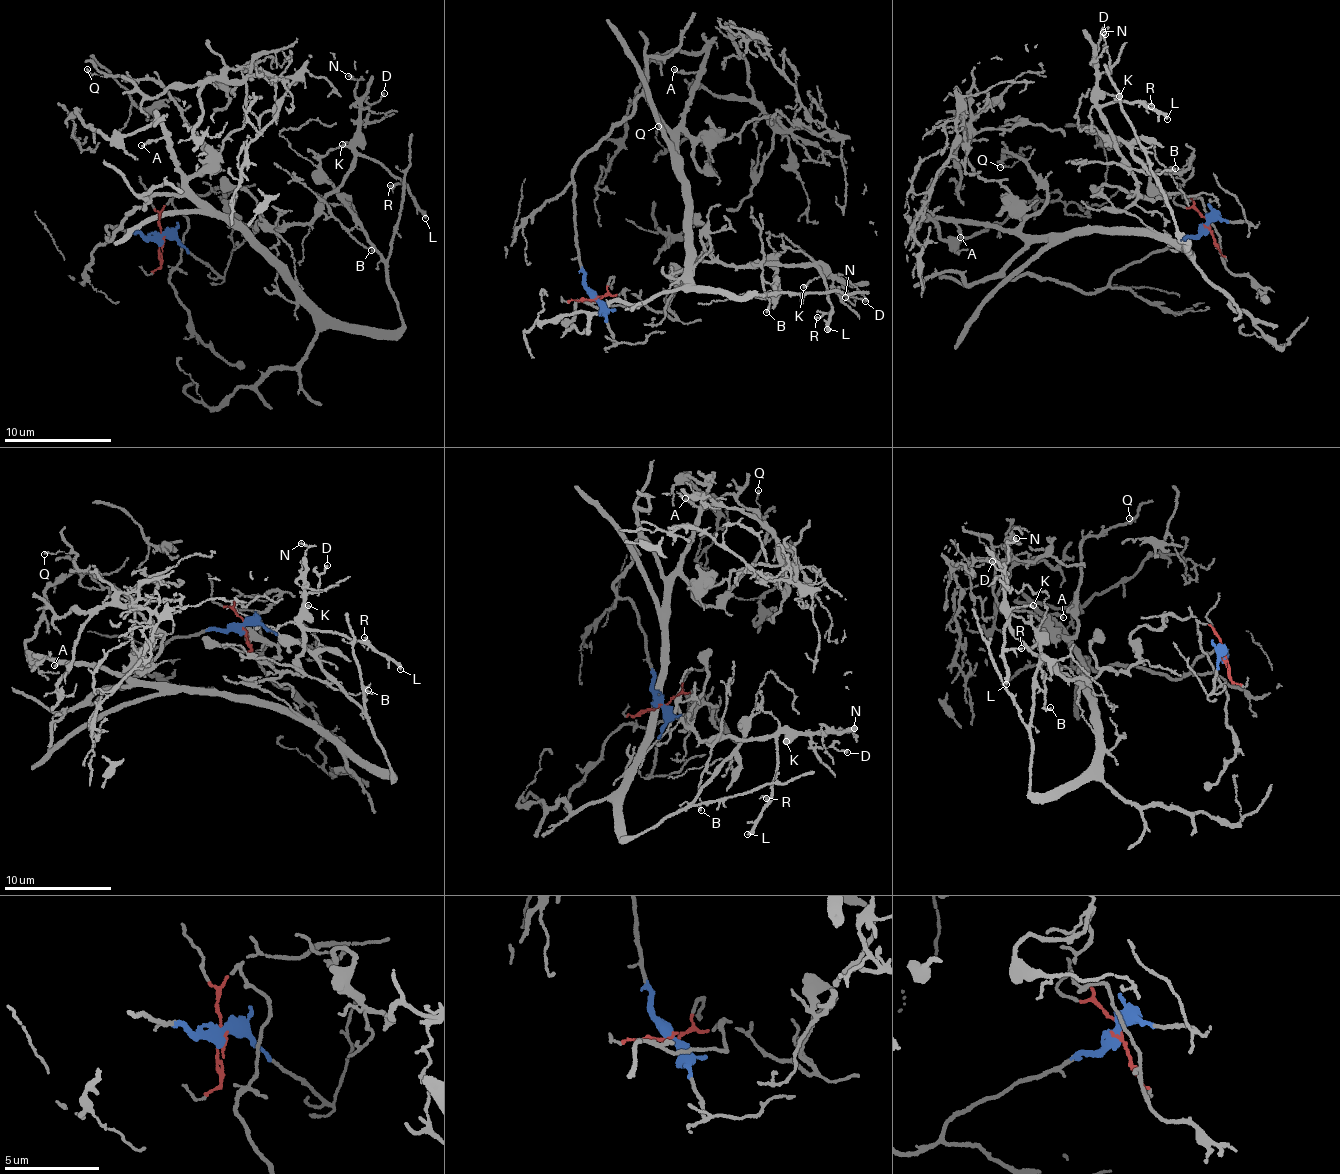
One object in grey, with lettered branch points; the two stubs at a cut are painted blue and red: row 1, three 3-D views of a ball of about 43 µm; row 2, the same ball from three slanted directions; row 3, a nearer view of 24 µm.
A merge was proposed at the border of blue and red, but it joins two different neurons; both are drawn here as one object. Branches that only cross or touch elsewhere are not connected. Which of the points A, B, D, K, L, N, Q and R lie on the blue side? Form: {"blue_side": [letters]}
{"blue_side": ["A", "Q"]}

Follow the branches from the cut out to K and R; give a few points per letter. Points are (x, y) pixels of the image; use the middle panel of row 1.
K: (593, 298), (628, 289), (673, 317), (686, 274), (675, 283), (703, 259), (813, 262), (820, 272), (803, 288)
R: (593, 298), (628, 289), (673, 317), (686, 274), (675, 283), (696, 261), (812, 266), (831, 304), (816, 316)

